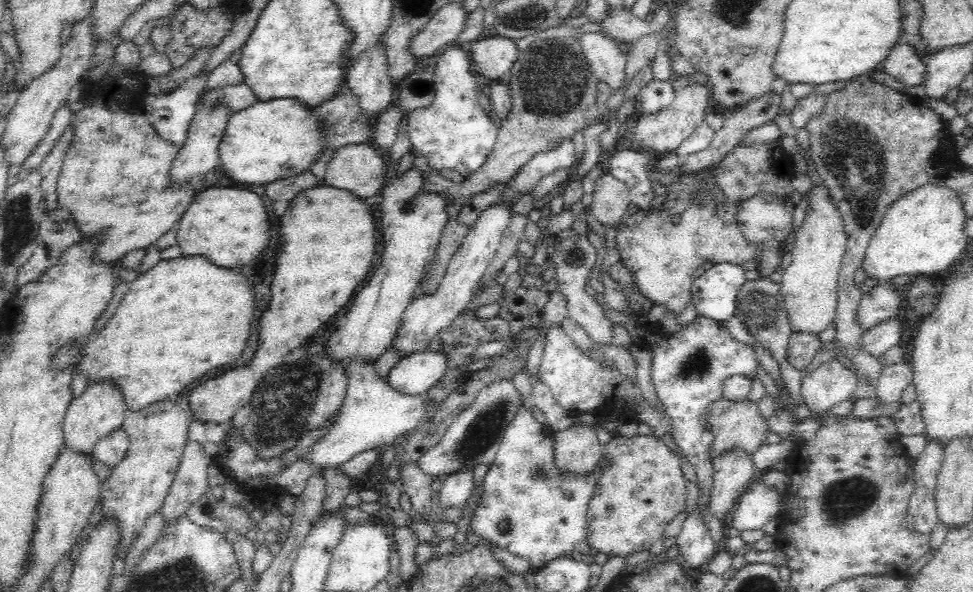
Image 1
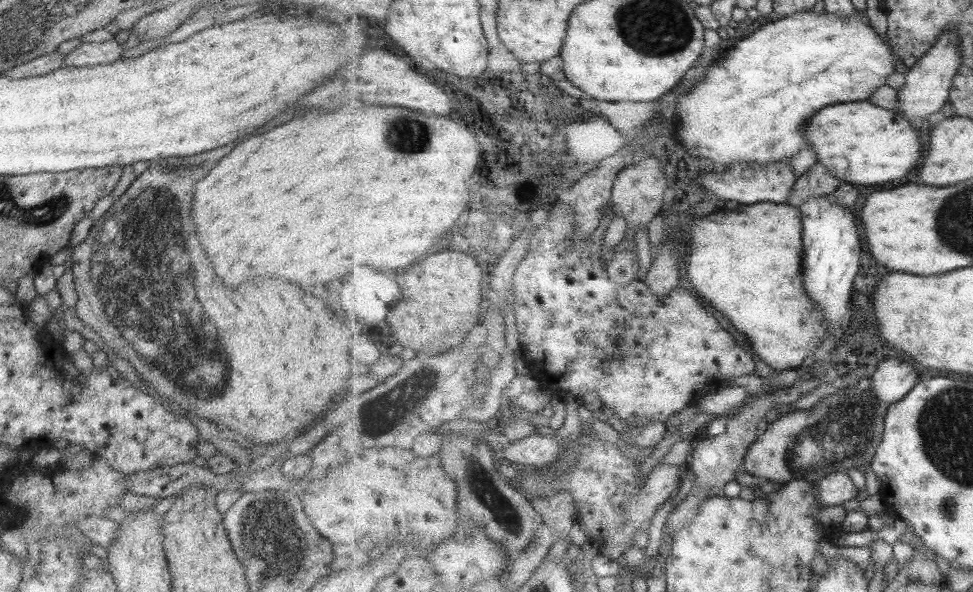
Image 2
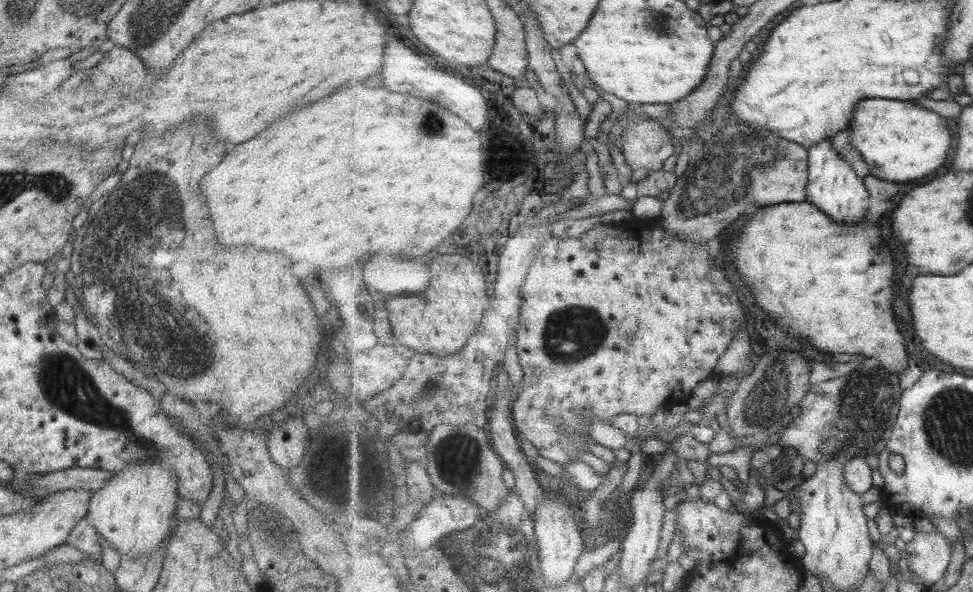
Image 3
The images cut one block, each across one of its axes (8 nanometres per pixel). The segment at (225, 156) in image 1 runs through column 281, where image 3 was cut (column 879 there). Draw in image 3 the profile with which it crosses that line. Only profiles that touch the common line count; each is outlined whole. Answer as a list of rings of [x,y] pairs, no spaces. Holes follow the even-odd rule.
[[[870,98],[857,105],[851,124],[853,146],[869,162],[873,176],[889,182],[911,182],[941,168],[953,144],[953,136],[941,114],[914,101]]]

